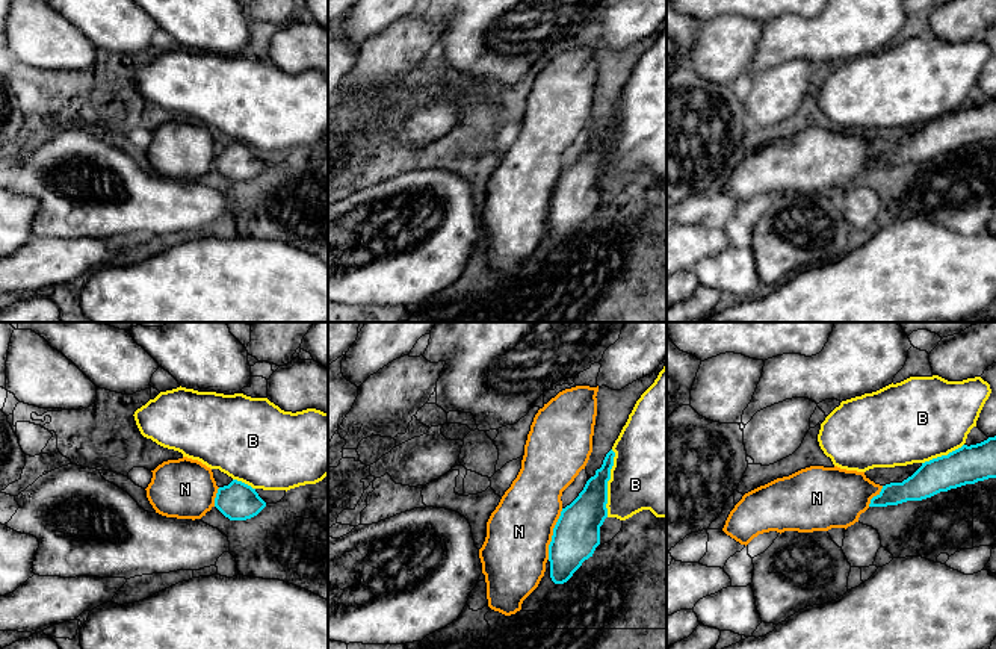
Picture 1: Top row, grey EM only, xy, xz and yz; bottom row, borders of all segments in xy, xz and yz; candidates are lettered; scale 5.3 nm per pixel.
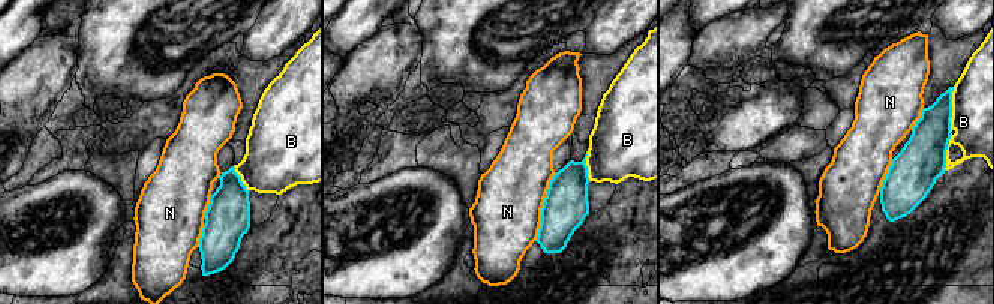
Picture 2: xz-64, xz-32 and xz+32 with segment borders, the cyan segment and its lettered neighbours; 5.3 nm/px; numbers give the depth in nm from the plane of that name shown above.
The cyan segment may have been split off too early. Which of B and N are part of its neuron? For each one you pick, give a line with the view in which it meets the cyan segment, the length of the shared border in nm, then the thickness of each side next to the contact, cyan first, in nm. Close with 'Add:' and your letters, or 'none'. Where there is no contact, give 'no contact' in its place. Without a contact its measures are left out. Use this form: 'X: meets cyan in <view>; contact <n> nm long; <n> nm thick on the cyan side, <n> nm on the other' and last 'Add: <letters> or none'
N: meets cyan in xz; contact 280 nm long; 260 nm thick on the cyan side, 360 nm on the other
Add: N

